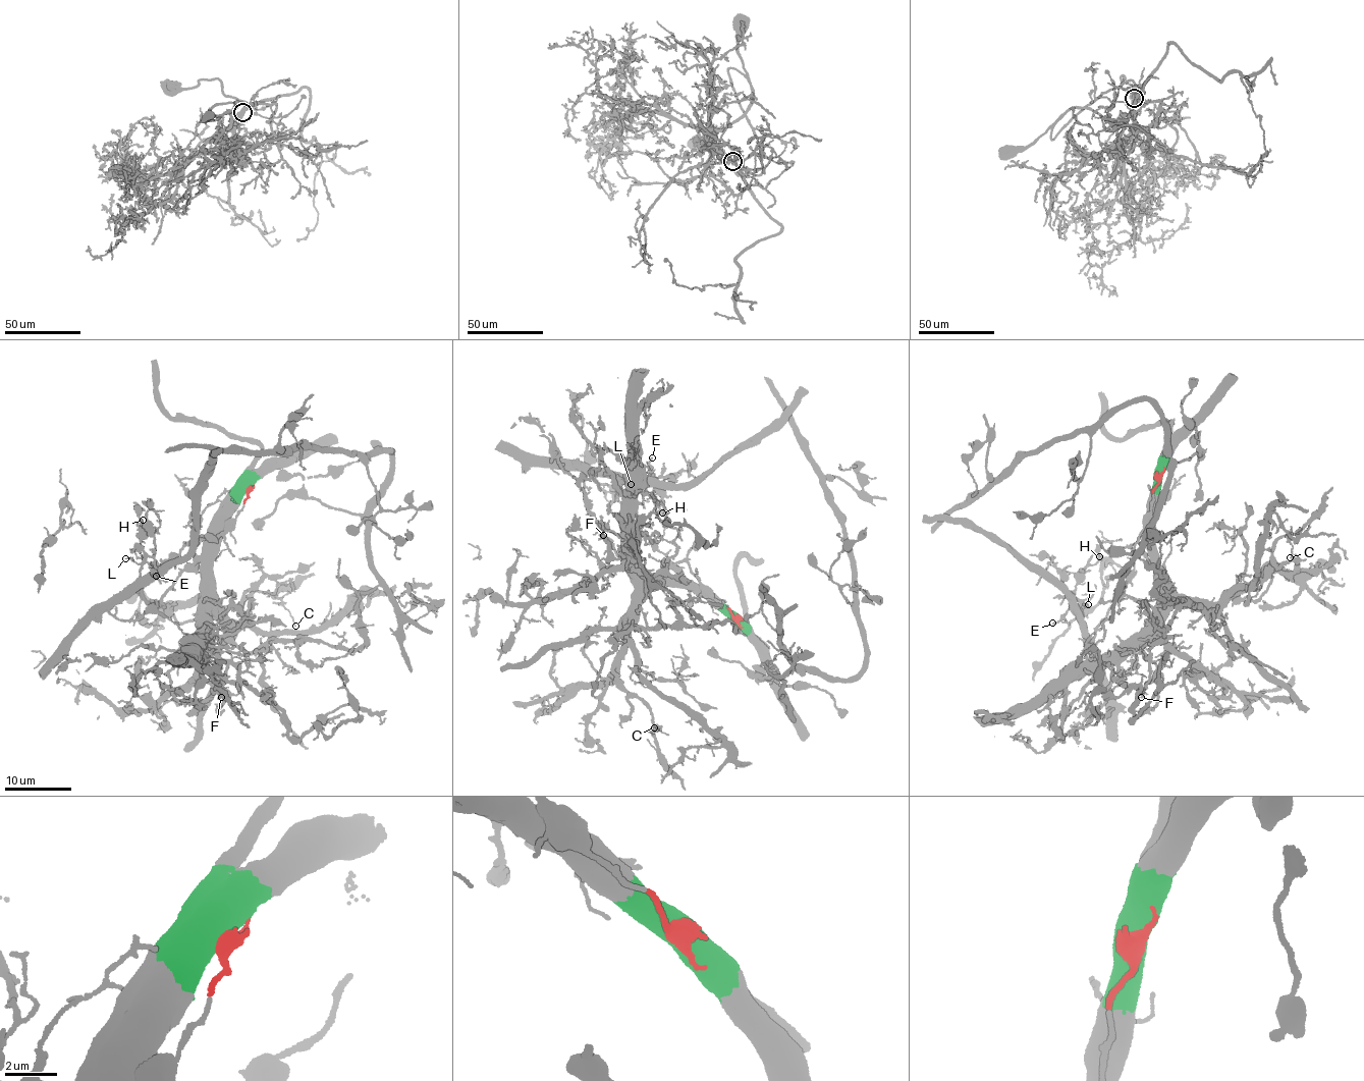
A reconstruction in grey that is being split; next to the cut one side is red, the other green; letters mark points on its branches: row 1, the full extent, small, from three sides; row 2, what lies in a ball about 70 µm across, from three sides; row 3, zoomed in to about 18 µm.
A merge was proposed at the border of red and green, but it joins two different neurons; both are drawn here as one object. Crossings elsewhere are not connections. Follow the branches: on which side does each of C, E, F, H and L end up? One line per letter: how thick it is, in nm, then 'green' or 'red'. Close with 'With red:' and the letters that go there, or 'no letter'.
C: calibre 90 nm; green
E: calibre 160 nm; red
F: calibre 140 nm; green
H: calibre 200 nm; red
L: calibre 140 nm; red
With red: E, H, L

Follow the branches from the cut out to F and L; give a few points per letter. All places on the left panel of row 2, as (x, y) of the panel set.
F: (248, 489), (225, 519), (212, 560), (208, 617), (211, 645), (225, 662), (226, 678), (217, 690), (222, 697)
L: (248, 489), (233, 525), (193, 546), (174, 585), (120, 620), (110, 607), (141, 566), (125, 558)

